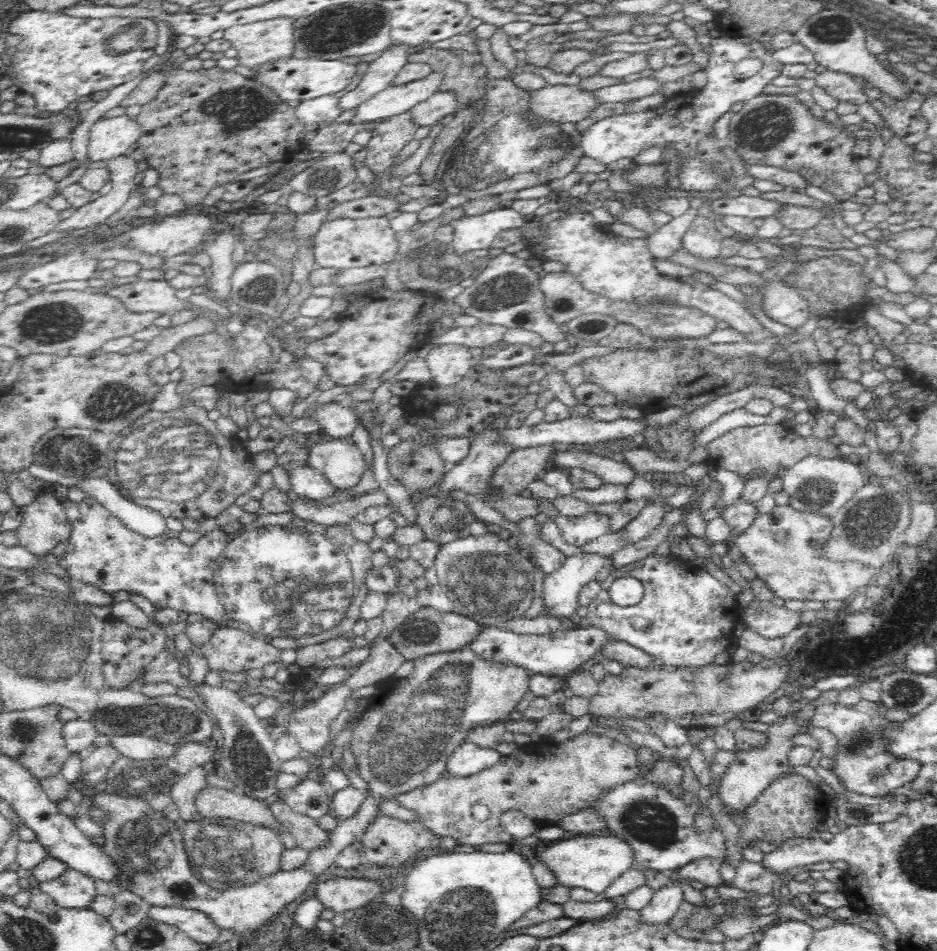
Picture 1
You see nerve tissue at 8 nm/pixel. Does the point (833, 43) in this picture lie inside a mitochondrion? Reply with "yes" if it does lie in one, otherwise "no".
yes

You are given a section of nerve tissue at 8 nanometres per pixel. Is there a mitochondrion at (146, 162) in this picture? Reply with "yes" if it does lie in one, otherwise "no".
no

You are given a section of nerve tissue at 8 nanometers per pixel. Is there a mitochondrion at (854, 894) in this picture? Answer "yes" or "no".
no

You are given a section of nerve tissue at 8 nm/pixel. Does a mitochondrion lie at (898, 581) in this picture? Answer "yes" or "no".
no

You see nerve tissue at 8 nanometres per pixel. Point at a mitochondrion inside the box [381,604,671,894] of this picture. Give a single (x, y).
(421, 632)

